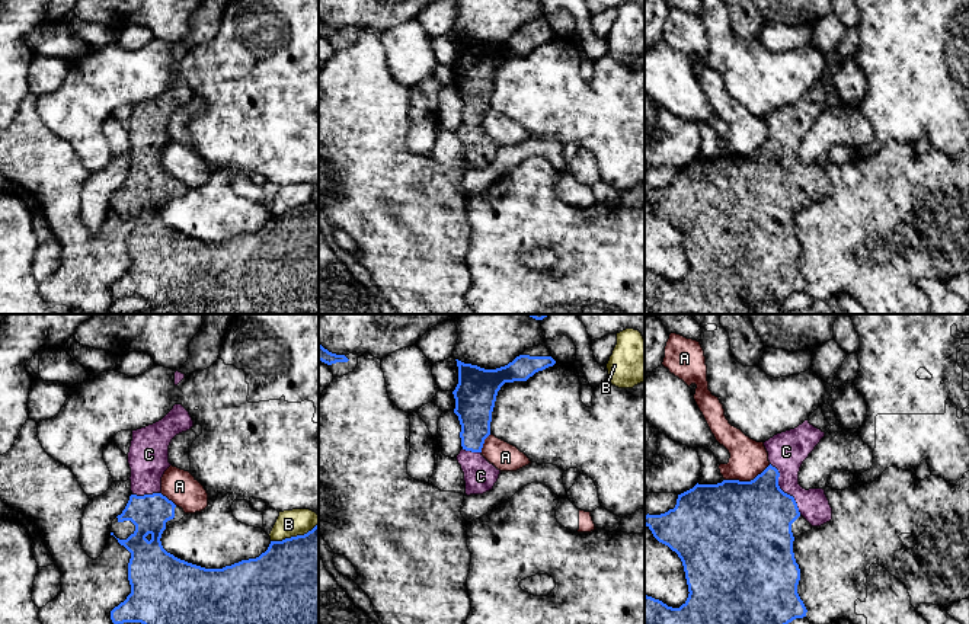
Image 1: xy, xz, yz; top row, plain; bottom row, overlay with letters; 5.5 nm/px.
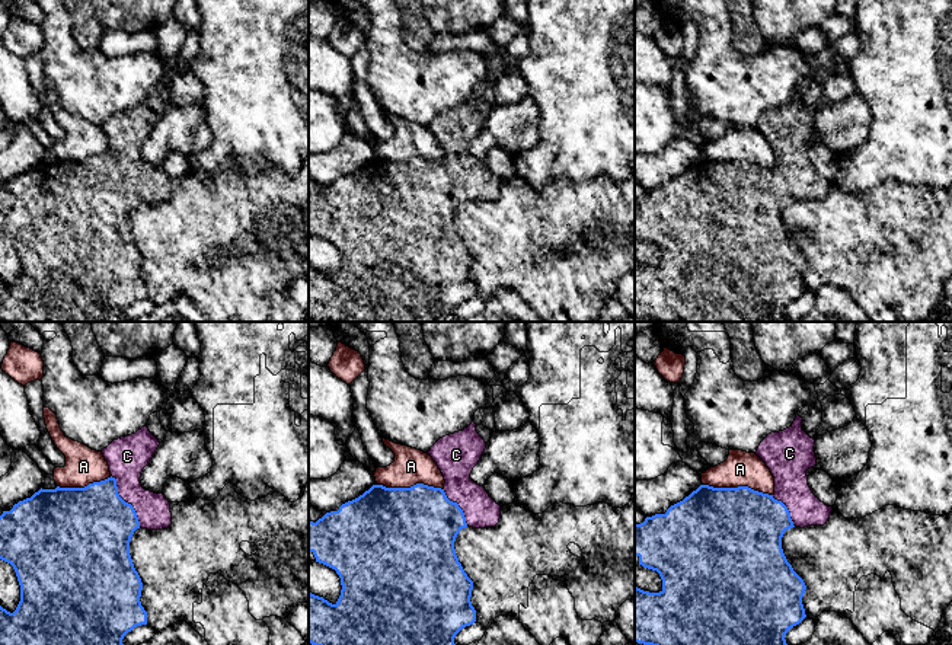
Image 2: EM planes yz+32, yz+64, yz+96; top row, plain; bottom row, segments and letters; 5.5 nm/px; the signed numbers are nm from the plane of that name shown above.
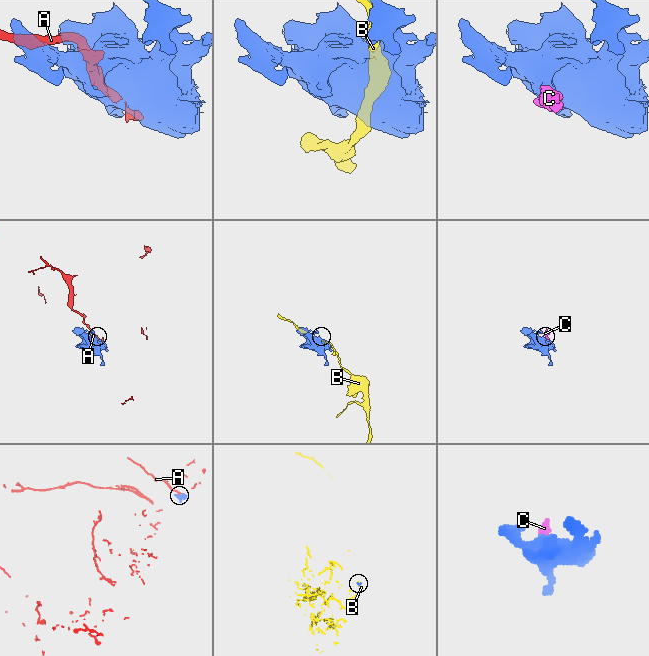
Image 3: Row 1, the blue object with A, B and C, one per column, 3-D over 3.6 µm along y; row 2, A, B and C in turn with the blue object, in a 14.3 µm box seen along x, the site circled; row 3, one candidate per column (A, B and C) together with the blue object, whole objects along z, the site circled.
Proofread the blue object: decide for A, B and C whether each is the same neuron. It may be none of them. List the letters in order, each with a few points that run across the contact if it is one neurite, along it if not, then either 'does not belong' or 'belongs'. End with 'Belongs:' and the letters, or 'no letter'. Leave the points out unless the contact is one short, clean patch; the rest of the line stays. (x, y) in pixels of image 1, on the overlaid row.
A: does not belong
B: does not belong
C: line yz (750, 522), (782, 490), (786, 451); belongs
Belongs: C

